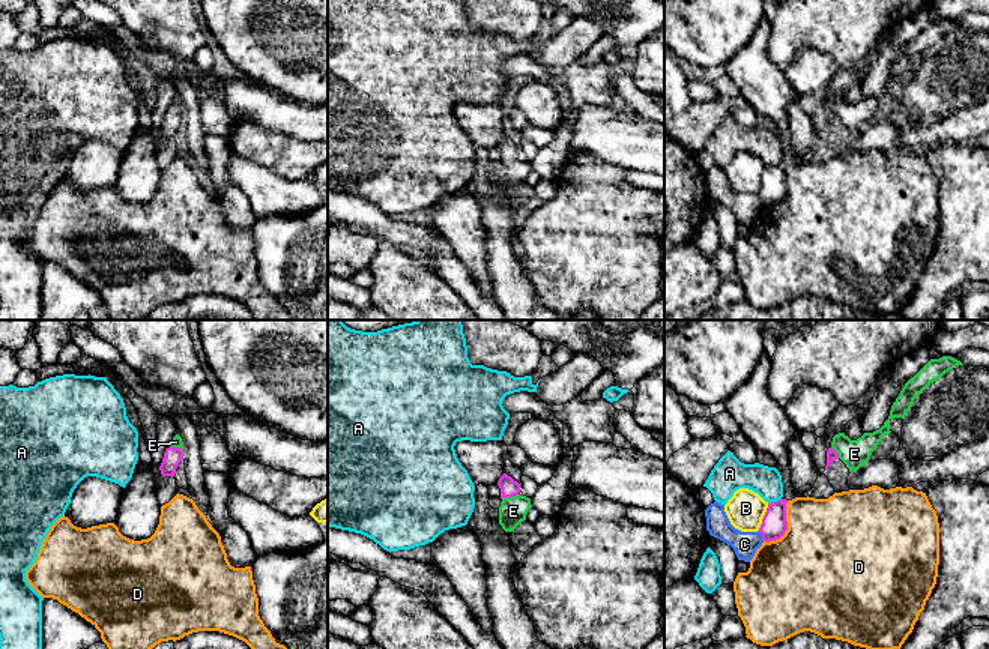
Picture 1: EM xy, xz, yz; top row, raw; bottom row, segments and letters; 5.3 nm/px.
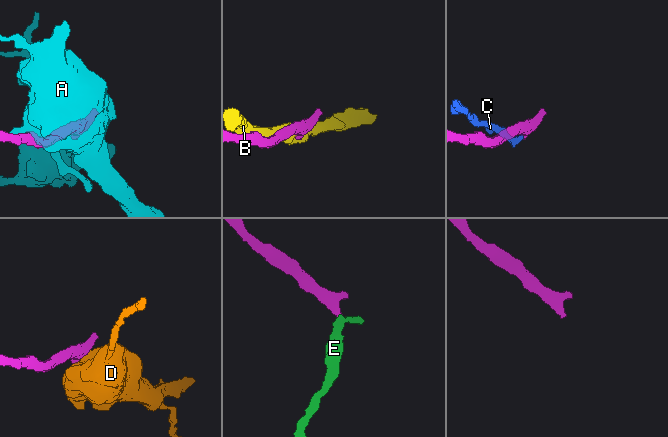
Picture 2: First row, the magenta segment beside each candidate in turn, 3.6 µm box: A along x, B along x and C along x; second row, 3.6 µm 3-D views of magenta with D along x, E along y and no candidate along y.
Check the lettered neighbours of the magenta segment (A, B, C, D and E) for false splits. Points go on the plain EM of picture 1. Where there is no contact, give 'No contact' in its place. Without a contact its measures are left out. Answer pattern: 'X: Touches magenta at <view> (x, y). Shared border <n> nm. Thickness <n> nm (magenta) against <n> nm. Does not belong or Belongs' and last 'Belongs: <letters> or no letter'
A: Touches magenta at yz (774, 166). Shared border 80 nm. Thickness 140 nm (magenta) against 160 nm. Does not belong
B: Touches magenta at yz (764, 181). Shared border 160 nm. Thickness 140 nm (magenta) against 200 nm. Does not belong
C: Touches magenta at yz (761, 197). Shared border 70 nm. Thickness 140 nm (magenta) against 140 nm. Does not belong
D: Touches magenta at yz (786, 190). Shared border 260 nm. Thickness 140 nm (magenta) against 480 nm. Does not belong
E: Touches magenta at xz (510, 159). Shared border 90 nm. Thickness 100 nm (magenta) against 150 nm. Belongs
Belongs: E

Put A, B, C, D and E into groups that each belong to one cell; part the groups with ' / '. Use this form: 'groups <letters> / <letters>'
groups A / B / C / D / E

